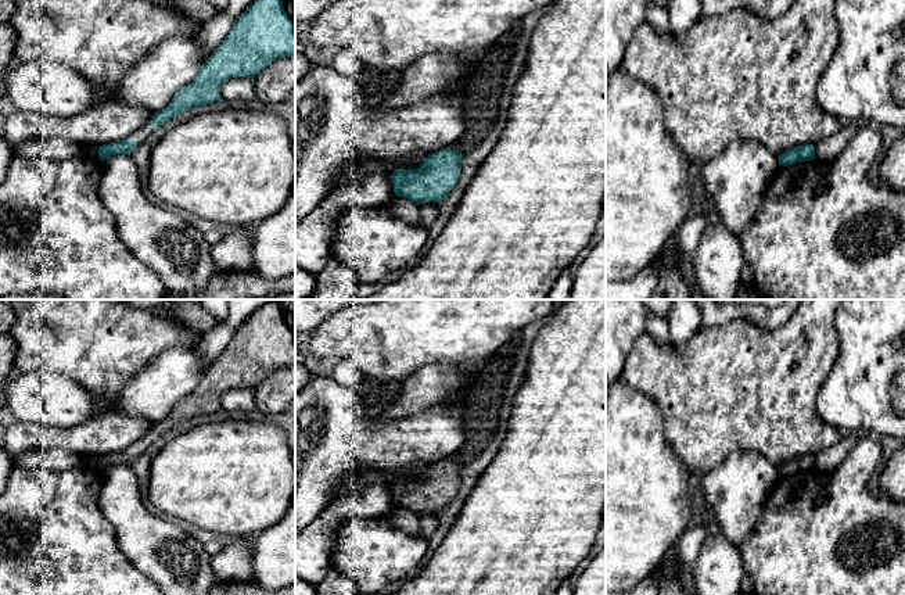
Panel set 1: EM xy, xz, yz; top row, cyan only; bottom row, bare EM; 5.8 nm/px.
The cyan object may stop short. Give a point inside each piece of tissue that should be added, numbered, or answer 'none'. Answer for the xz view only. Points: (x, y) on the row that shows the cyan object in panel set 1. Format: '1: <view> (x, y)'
none

